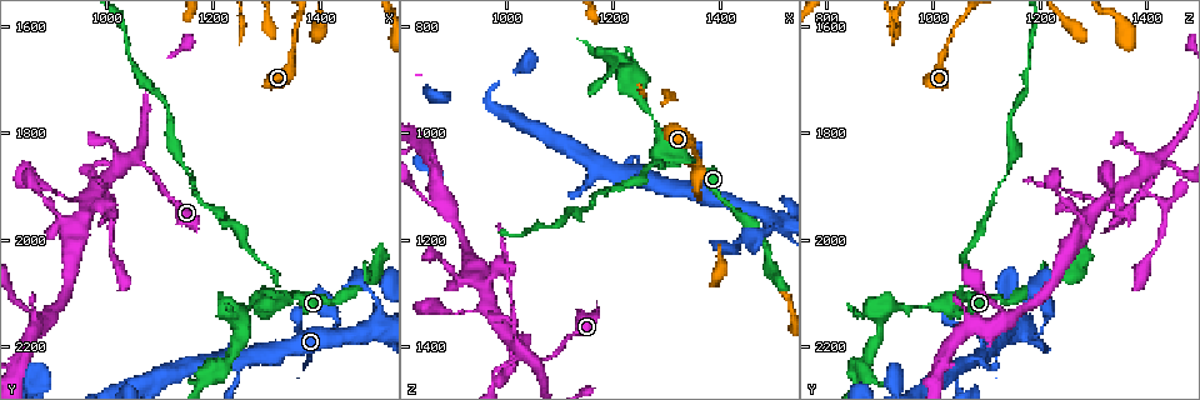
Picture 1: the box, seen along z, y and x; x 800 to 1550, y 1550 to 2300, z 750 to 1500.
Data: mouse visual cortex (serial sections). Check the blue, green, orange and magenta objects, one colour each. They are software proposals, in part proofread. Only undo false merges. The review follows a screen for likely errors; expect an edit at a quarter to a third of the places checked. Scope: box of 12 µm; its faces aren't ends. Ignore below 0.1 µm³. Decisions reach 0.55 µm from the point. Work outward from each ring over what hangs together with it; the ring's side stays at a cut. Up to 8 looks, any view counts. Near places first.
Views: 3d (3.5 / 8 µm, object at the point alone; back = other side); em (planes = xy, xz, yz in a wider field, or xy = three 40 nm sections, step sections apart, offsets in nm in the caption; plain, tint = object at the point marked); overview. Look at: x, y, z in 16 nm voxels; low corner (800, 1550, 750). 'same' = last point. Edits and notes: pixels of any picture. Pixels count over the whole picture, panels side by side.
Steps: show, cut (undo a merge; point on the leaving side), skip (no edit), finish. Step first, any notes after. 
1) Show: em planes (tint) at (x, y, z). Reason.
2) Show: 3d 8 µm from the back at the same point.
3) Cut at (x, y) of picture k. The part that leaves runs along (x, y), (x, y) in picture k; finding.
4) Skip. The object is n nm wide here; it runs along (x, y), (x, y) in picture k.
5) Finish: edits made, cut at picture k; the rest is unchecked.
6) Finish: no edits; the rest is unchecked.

Show: 3d 3.5 µm at (995, 1885, 1380). Four arms meet.

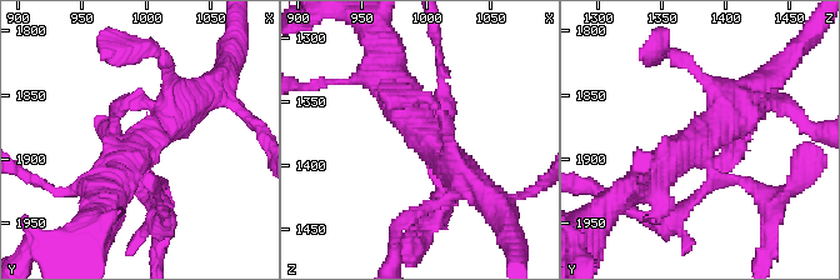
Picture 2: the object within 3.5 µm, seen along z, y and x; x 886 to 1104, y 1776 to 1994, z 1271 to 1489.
Show: em xy step 3 (plain) at (1000, 1888, 1380).

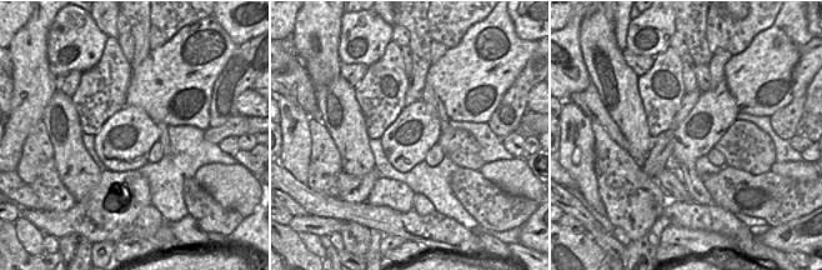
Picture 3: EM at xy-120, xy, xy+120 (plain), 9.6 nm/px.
Show: em xy step 3 (tint) at the same point. With the object marked.

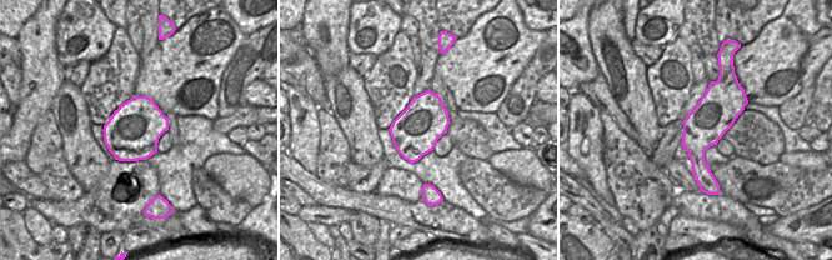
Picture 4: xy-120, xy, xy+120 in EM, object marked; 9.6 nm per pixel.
Cut at (801, 184) of picture 2. A second cell is stuck on.

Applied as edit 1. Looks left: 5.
Show: overview.

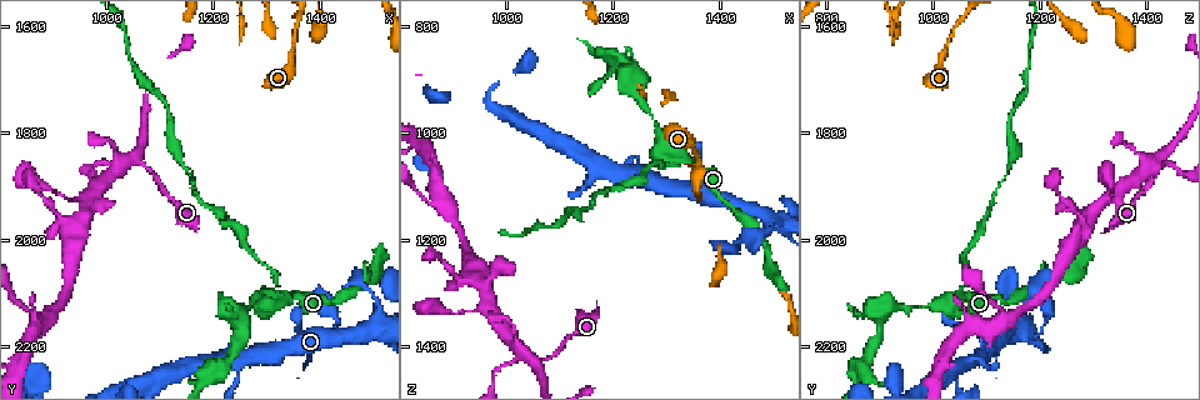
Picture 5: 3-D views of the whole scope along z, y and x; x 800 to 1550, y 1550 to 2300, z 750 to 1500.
Show: 3d 8 µm at (1320, 2110, 1050). A narrow waist.

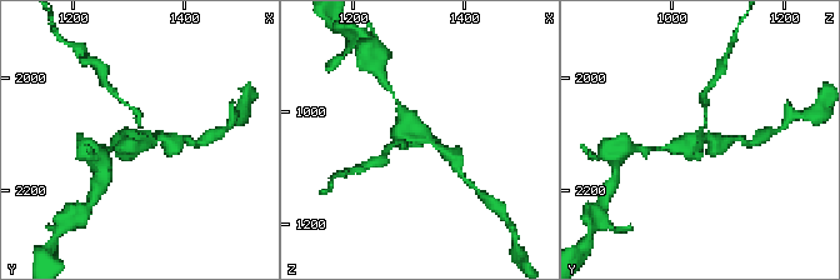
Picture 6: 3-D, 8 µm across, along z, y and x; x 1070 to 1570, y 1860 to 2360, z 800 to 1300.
Show: 3d 3.5 µm at (1325, 2110, 1045). Zoom in.

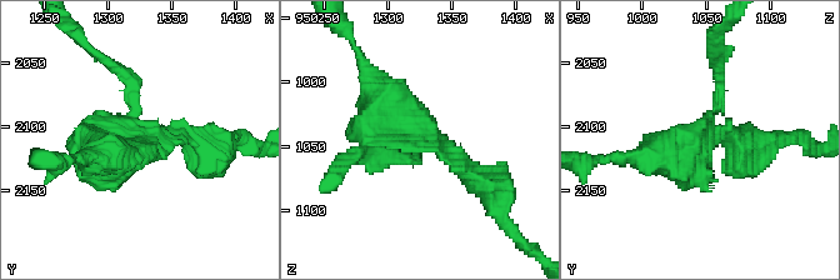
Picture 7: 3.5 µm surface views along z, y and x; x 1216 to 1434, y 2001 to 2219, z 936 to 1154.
Show: em xy step 2 (tint) at (1324, 2112, 1042). 3 arms meet here; the arms are 150, 250, 500 nm wide; now the EM.

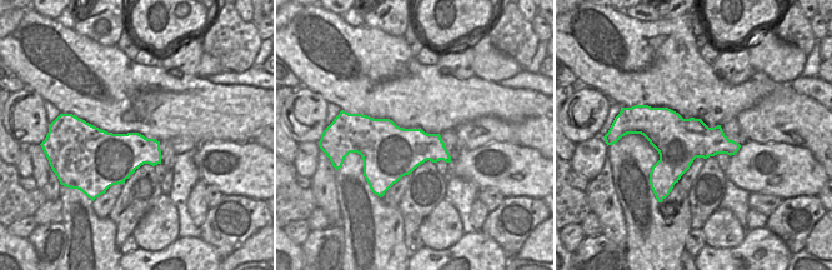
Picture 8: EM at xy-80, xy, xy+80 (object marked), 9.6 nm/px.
Cut at (404, 160) of picture 7. A second cell is stuck on.

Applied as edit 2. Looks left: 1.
Finish: edits made, cut at picture 2, cut at picture 7; the rest is unchecked.

